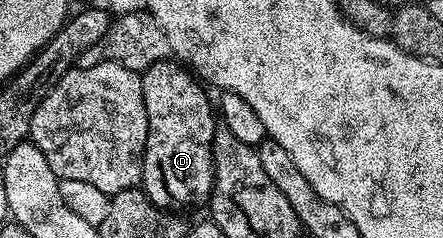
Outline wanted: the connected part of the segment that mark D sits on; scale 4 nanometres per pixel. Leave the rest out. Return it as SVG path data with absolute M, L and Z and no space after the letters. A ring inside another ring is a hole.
M170 58L153 64L148 71L142 72L142 77L147 114L142 190L148 199L163 205L167 205L167 202L206 204L210 200L215 179L211 146L217 126L217 111L213 106L213 99L203 92L204 84L184 64Z

